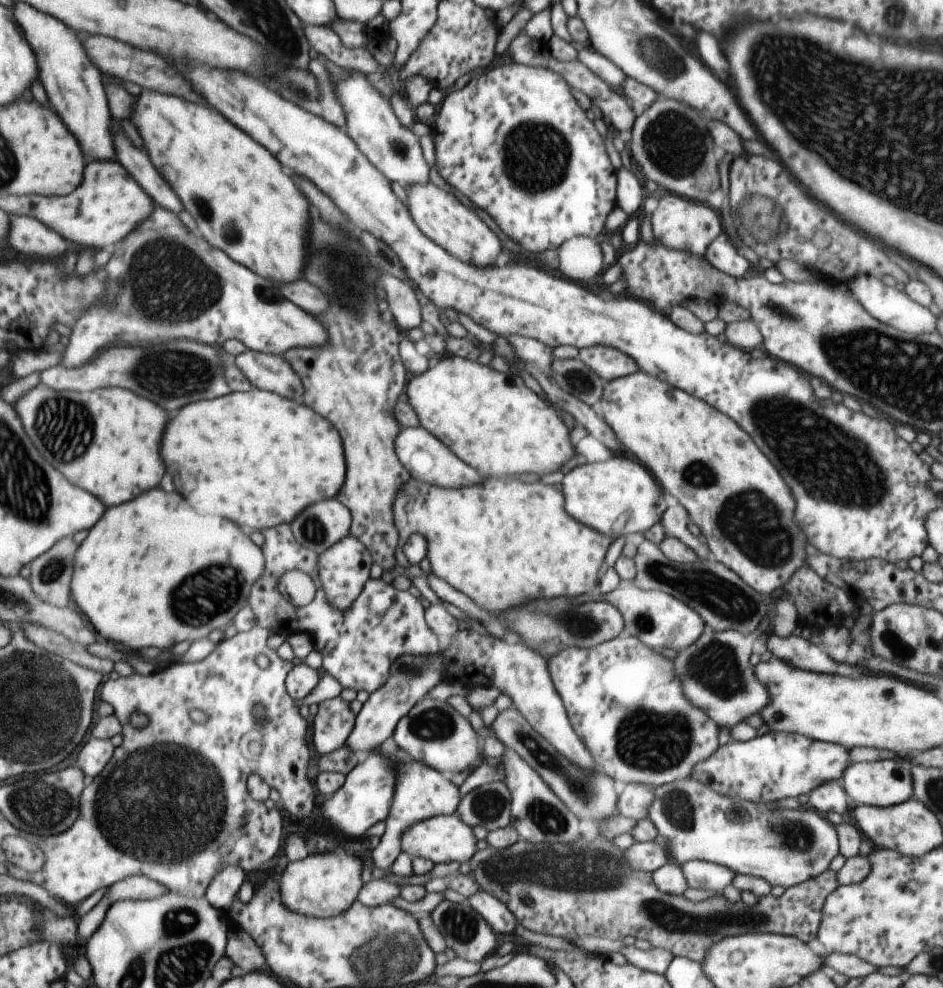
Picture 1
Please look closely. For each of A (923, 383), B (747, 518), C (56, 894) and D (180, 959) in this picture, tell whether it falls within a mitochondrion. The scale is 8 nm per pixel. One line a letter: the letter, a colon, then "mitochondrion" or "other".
A: mitochondrion
B: mitochondrion
C: other
D: mitochondrion

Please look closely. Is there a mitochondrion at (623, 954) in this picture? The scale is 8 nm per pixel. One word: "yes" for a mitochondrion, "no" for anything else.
no

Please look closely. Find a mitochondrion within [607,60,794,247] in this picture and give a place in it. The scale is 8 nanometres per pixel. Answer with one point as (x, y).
(672, 144)

